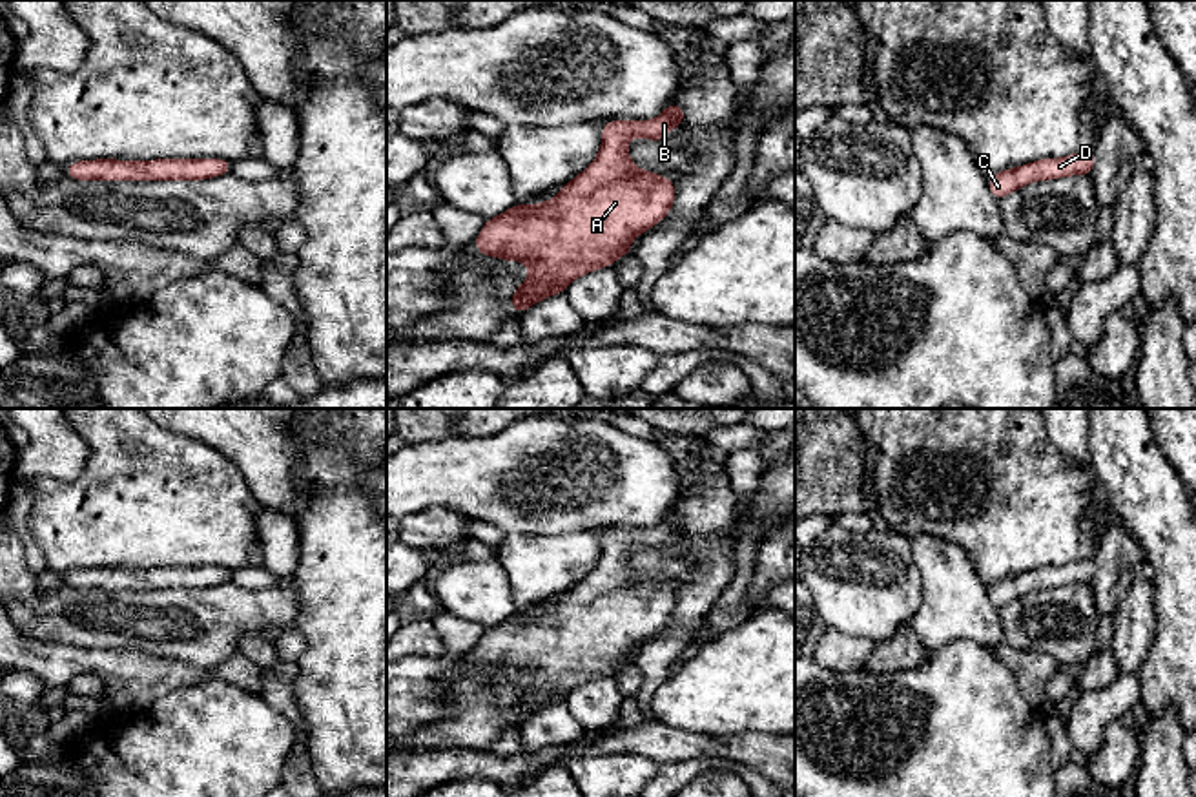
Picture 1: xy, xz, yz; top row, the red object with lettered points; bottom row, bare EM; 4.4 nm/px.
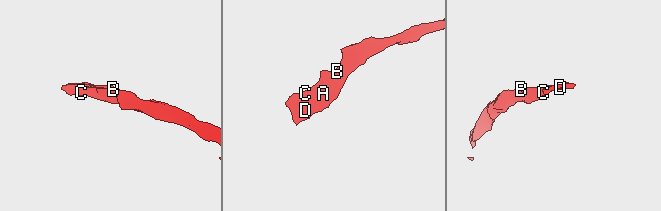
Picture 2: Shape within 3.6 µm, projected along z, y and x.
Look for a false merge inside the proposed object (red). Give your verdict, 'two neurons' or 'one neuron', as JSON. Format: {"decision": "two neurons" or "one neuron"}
{"decision": "one neuron"}

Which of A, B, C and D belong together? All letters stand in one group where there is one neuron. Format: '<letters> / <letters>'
A B C D

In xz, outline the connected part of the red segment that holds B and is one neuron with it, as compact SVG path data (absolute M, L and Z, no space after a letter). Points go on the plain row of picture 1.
M675 509L651 529L609 529L600 536L596 567L554 607L532 615L516 611L487 627L474 647L478 660L529 675L529 686L509 704L516 724L545 706L563 702L580 684L631 662L633 647L665 627L676 593L638 578L627 551L633 545L660 551L682 531L686 522Z

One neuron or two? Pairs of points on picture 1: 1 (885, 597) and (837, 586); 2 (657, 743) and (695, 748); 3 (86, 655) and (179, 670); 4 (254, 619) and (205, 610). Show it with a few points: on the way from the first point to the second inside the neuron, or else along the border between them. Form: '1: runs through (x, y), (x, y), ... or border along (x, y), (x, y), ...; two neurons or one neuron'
1: runs through (874, 588), (848, 586); one neuron
2: runs through (666, 745), (686, 746); one neuron
3: runs through (110, 666), (113, 670), (155, 670); one neuron
4: runs through (241, 613), (217, 613); one neuron

